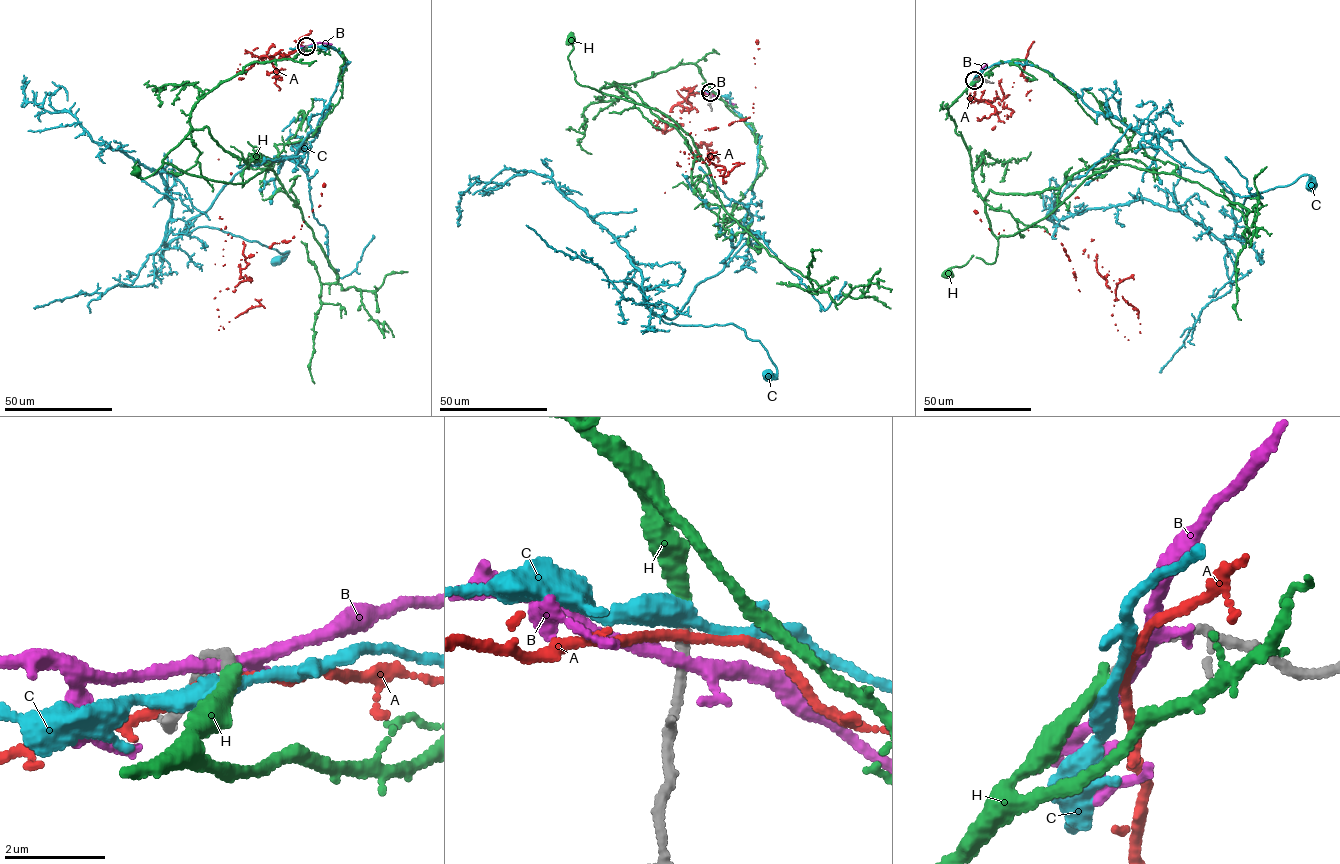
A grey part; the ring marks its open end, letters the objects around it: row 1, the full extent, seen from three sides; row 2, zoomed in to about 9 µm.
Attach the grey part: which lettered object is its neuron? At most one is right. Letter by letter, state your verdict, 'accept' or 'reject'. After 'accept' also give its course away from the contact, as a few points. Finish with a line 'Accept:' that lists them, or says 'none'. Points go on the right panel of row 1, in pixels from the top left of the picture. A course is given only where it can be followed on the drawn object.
A: reject
B: reject
C: reject
H: accept; course (973, 80), (947, 114), (970, 156), (976, 191), (998, 242), (997, 253), (994, 263), (973, 255), (948, 273)
Accept: H

